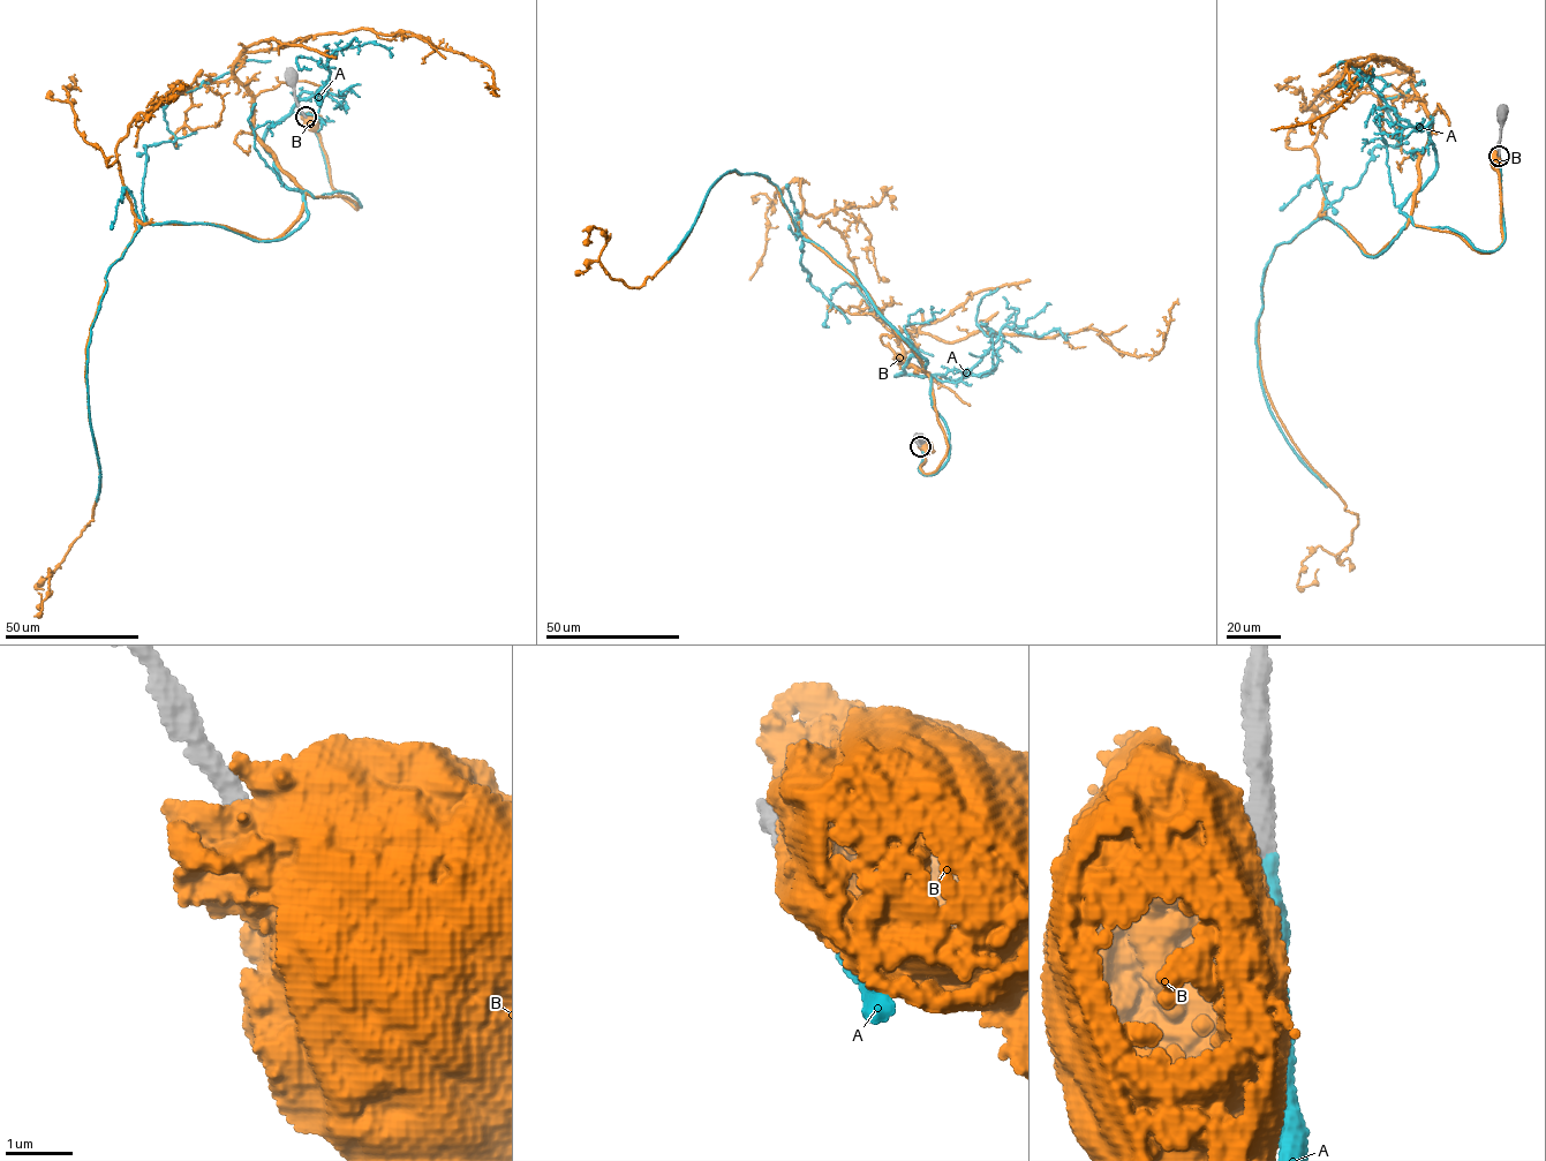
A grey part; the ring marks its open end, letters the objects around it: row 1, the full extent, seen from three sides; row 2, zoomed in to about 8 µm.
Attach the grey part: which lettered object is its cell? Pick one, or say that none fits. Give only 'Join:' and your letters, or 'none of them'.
Join: A

